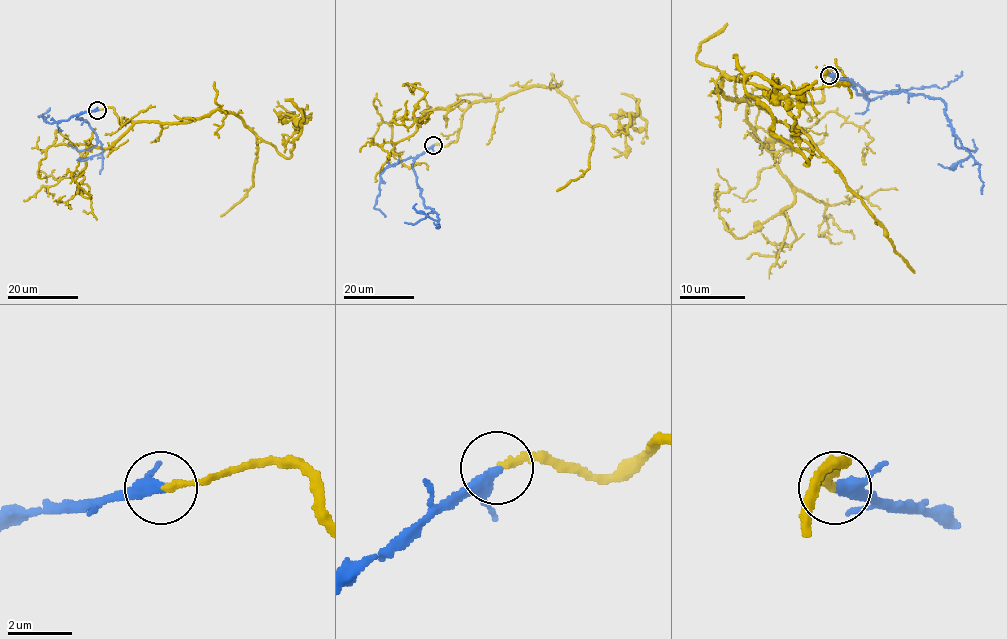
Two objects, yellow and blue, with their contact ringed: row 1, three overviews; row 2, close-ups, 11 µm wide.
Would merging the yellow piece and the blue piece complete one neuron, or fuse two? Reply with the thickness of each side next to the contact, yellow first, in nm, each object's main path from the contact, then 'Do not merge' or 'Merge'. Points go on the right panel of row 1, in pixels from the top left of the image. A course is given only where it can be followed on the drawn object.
Thickness 190 nm (yellow) against 320 nm. Course of yellow: (829, 74), (820, 102), (728, 99), (720, 78), (785, 105), (807, 164), (745, 79), (795, 92), (813, 154). Course of blue: (829, 74), (873, 91), (938, 97), (945, 104), (951, 131), (969, 153), (955, 167), (938, 164). Merge

